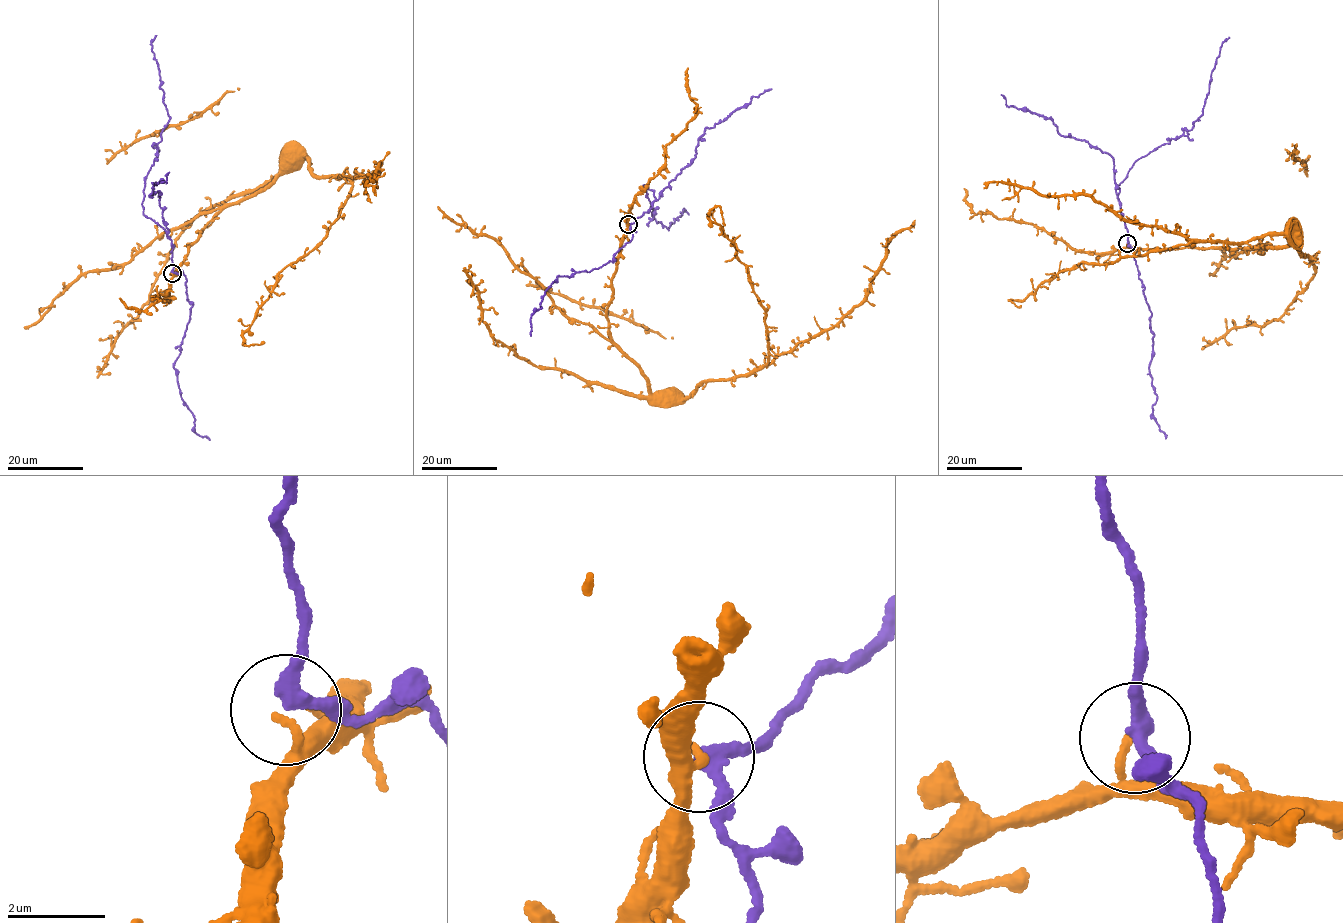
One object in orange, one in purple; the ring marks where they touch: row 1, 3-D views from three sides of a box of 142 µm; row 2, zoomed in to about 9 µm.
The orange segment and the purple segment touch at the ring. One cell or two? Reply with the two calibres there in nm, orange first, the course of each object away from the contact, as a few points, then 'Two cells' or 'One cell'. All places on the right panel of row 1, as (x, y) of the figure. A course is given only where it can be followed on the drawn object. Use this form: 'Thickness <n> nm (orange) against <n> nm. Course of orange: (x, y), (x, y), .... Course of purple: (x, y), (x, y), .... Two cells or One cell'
Thickness 110 nm (orange) against 280 nm. Course of orange: (1127, 244), (1292, 244), (1262, 235), (1082, 261), (1009, 300), (1020, 306). Course of purple: (1127, 243), (1119, 186), (1136, 160), (1188, 134), (1202, 114), (1211, 72), (1221, 45), (1229, 37). One cell

